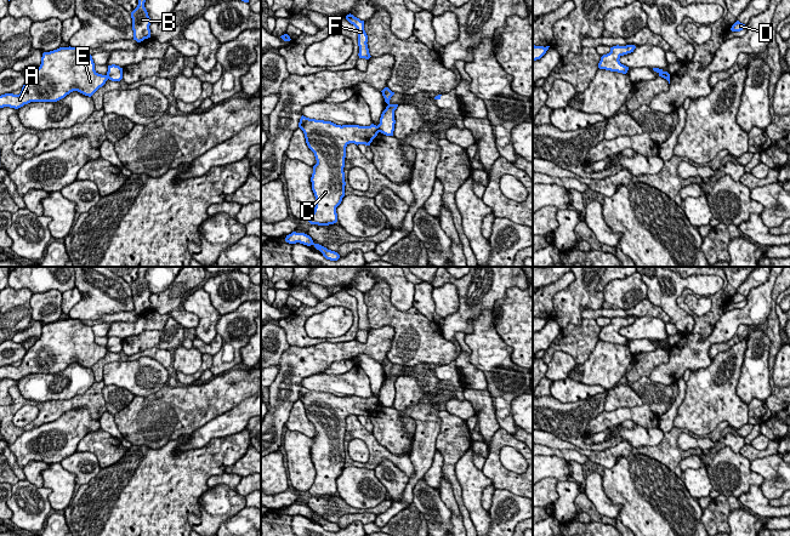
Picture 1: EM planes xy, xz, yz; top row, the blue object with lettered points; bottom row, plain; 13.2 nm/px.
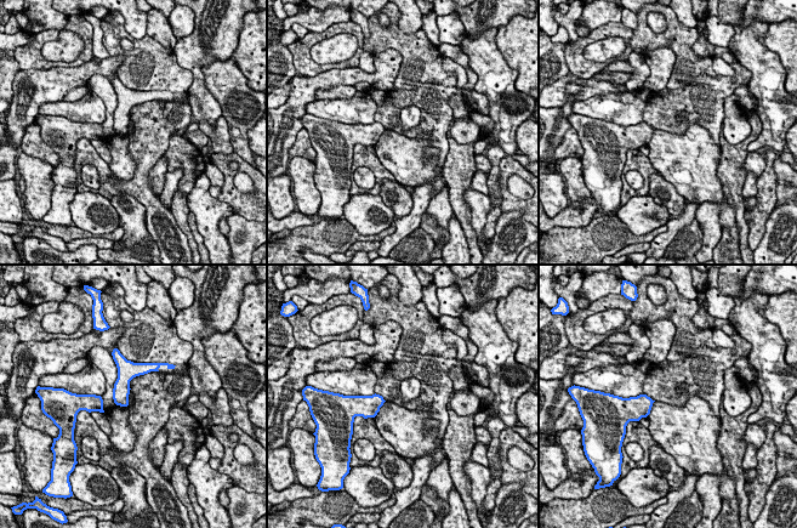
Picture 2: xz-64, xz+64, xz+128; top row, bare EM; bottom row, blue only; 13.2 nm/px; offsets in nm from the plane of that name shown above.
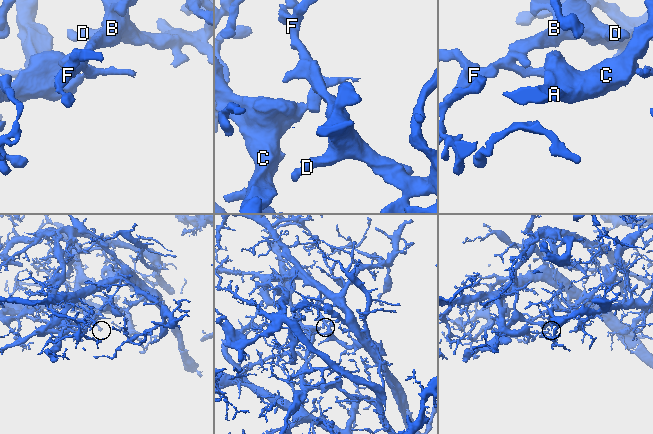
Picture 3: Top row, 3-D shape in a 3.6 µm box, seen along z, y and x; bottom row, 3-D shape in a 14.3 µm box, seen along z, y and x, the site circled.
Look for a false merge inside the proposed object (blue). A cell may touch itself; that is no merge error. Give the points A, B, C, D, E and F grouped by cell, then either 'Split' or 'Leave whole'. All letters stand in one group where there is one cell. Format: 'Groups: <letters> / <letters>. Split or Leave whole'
Groups: A C E / B D F. Split

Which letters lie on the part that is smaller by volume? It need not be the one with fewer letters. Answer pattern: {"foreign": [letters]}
{"foreign": ["A", "C", "E"]}

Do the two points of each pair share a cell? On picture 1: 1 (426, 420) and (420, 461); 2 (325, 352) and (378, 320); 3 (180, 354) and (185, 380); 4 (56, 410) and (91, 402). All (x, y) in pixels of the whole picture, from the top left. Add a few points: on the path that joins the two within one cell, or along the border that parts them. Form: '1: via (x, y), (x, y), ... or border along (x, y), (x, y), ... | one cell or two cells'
1: via (426, 429), (422, 451) | one cell
2: border along (371, 328), (393, 329), (386, 352) | two cells
3: border along (203, 354), (200, 366), (193, 374), (176, 372) | two cells
4: via (64, 405), (83, 402) | one cell

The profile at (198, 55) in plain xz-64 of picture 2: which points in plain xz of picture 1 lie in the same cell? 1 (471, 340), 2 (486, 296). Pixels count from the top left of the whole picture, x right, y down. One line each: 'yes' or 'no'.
1: no
2: yes

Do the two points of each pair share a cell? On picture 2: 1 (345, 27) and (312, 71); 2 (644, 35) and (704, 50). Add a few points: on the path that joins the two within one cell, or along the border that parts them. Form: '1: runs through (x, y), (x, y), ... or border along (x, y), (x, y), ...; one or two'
1: runs through (329, 33), (314, 38), (306, 46), (306, 55); one
2: border along (695, 28), (698, 40), (692, 50), (712, 57); two

